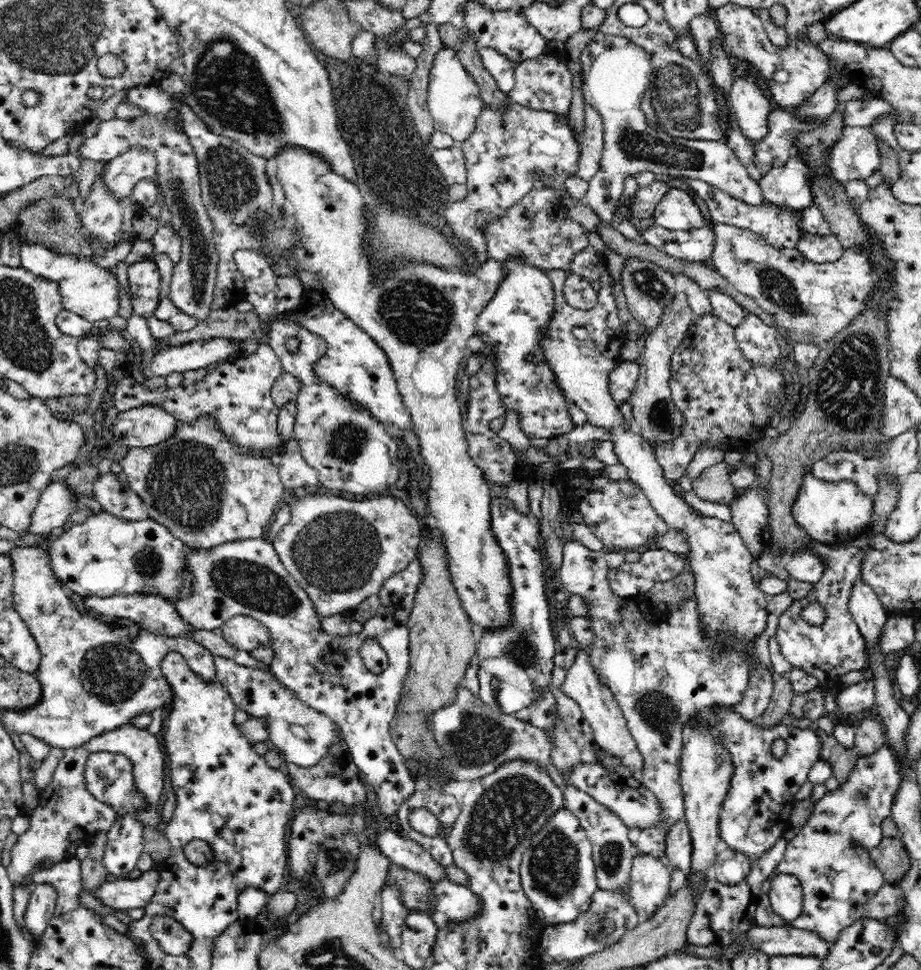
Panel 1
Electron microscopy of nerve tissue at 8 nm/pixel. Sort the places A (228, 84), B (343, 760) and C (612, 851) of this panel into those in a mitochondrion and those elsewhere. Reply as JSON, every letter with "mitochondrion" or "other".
{"A":"mitochondrion","B":"other","C":"mitochondrion"}

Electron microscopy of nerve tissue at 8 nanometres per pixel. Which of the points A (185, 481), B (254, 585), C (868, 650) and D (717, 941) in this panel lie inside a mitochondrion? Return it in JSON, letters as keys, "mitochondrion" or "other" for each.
{"A":"mitochondrion","B":"mitochondrion","C":"other","D":"other"}

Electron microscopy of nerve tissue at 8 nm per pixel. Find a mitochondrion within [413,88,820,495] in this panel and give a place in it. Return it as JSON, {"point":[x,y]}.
{"point":[637,144]}

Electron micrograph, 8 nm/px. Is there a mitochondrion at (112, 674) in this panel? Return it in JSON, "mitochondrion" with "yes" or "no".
{"mitochondrion":"yes"}

